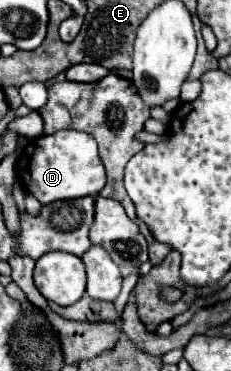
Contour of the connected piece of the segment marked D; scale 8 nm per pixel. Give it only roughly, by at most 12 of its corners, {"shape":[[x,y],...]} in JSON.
{"shape":[[78,130],[30,140],[16,172],[40,204],[96,196],[96,140]]}

